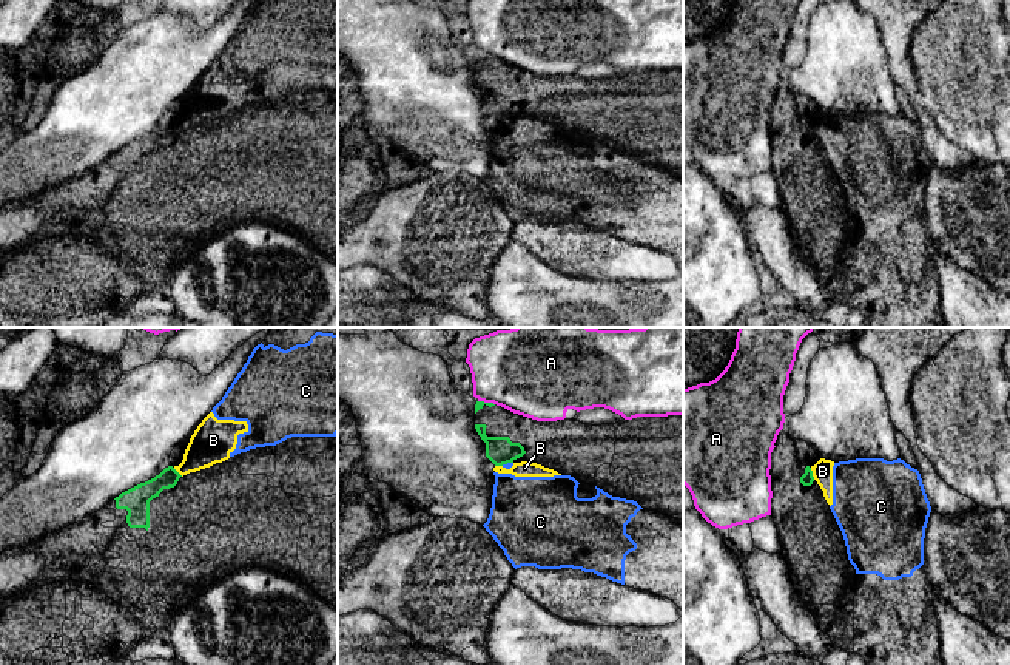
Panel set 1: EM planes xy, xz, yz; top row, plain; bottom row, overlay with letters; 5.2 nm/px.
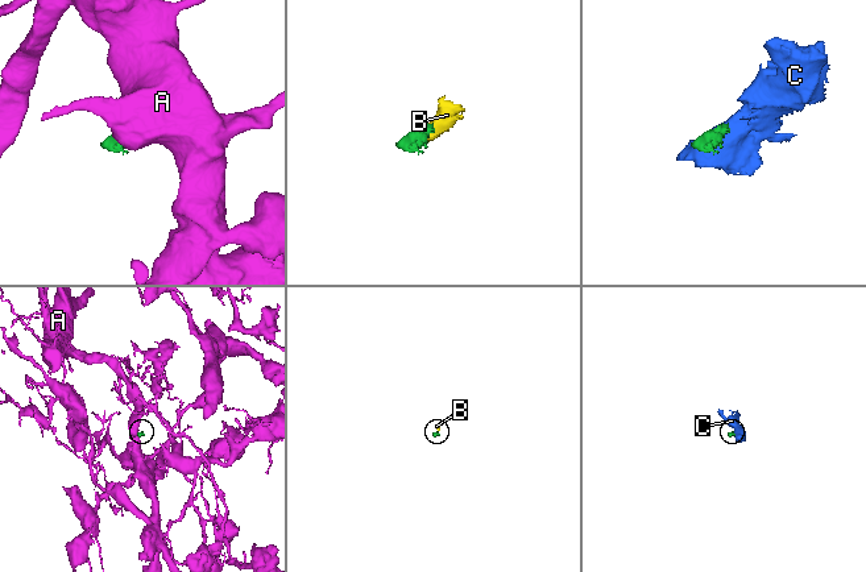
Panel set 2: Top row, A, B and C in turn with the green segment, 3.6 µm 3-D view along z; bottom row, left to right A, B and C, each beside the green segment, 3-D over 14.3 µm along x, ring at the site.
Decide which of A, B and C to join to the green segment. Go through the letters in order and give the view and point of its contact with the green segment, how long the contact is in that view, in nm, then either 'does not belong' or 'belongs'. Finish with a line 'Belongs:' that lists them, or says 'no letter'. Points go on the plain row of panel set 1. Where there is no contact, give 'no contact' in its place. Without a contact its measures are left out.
A: xz (486, 57) | 90 nm | does not belong
B: yz (811, 128) | 70 nm | does not belong
C: xz (506, 118) | 70 nm | does not belong
Belongs: no letter

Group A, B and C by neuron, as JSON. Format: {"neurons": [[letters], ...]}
{"neurons": [["A"], ["B", "C"]]}

